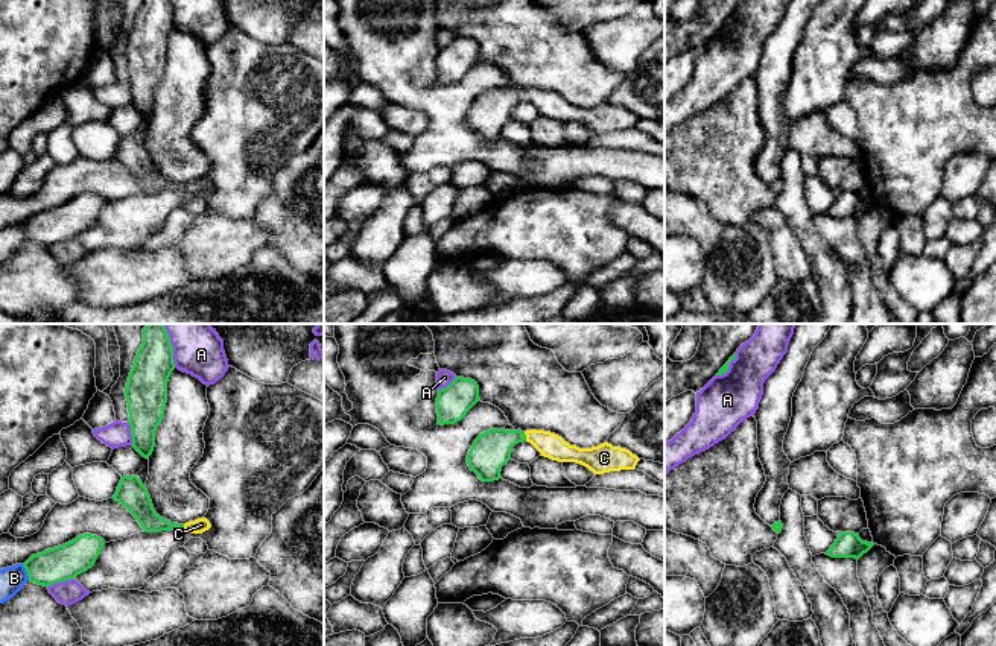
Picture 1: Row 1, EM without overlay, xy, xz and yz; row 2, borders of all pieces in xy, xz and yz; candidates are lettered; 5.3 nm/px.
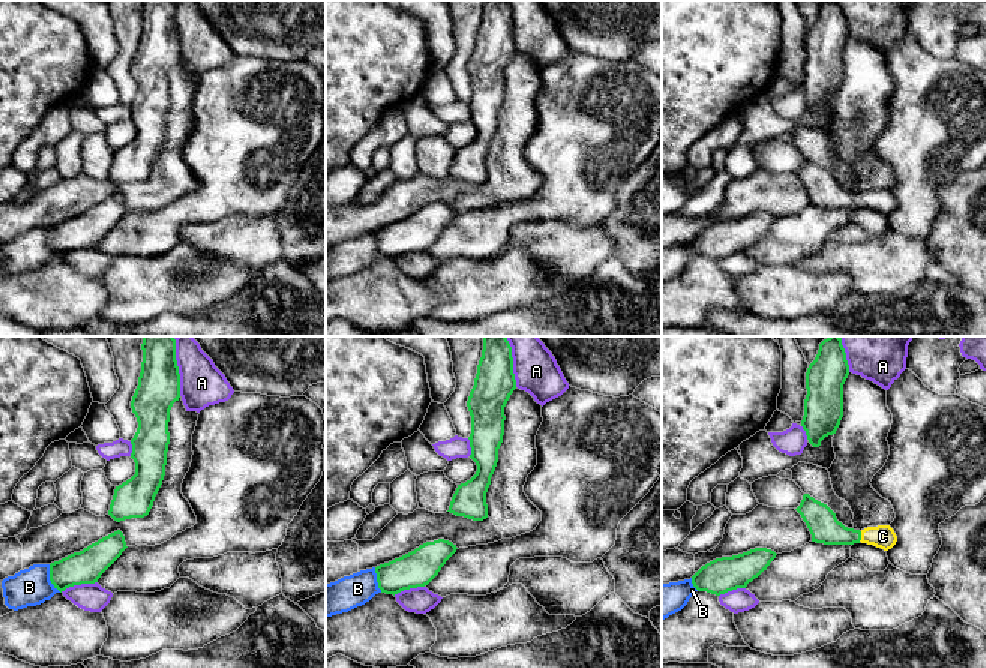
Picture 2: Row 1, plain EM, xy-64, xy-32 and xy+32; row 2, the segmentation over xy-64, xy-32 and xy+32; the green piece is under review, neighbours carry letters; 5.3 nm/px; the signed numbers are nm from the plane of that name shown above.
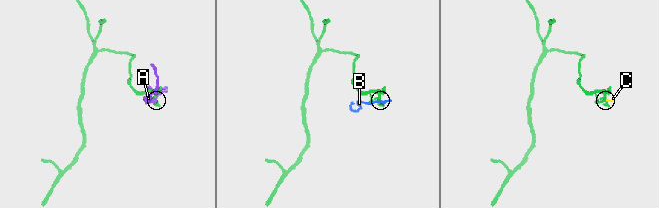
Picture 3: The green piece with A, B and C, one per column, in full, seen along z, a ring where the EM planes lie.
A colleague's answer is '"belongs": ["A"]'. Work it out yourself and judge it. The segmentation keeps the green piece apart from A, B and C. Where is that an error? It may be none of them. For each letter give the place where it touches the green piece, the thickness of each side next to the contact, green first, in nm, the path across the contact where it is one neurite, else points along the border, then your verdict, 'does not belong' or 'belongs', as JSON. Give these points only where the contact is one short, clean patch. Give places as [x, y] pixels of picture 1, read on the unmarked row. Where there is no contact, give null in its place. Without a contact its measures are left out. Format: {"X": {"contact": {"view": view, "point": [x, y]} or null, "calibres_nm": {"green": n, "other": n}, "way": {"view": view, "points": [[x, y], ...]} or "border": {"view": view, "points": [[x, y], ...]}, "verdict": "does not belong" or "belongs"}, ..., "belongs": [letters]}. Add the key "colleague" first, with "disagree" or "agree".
{"colleague": "disagree", "A": {"contact": {"view": "xy", "point": [172, 14]}, "calibres_nm": {"green": 220, "other": 200}, "verdict": "does not belong"}, "B": {"contact": {"view": "xy", "point": [26, 230]}, "calibres_nm": {"green": 190, "other": 130}, "verdict": "does not belong"}, "C": {"contact": {"view": "xz", "point": [525, 96]}, "calibres_nm": {"green": 200, "other": 130}, "way": {"view": "xz", "points": [[491, 110], [501, 101], [525, 96], [536, 96], [551, 105]]}, "verdict": "belongs"}, "belongs": ["C"]}

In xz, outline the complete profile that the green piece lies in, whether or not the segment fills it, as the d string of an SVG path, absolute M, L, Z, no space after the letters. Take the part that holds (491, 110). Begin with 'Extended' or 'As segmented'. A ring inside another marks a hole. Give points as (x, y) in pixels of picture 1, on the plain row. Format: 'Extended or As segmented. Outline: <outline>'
Extended. Outline: M490 88L474 99L467 114L467 123L482 141L499 140L502 138L502 126L511 119L512 106L523 100L531 102L544 117L558 122L576 122L595 134L634 129L640 120L630 109L613 106L608 102L592 108L579 108L544 90Z

